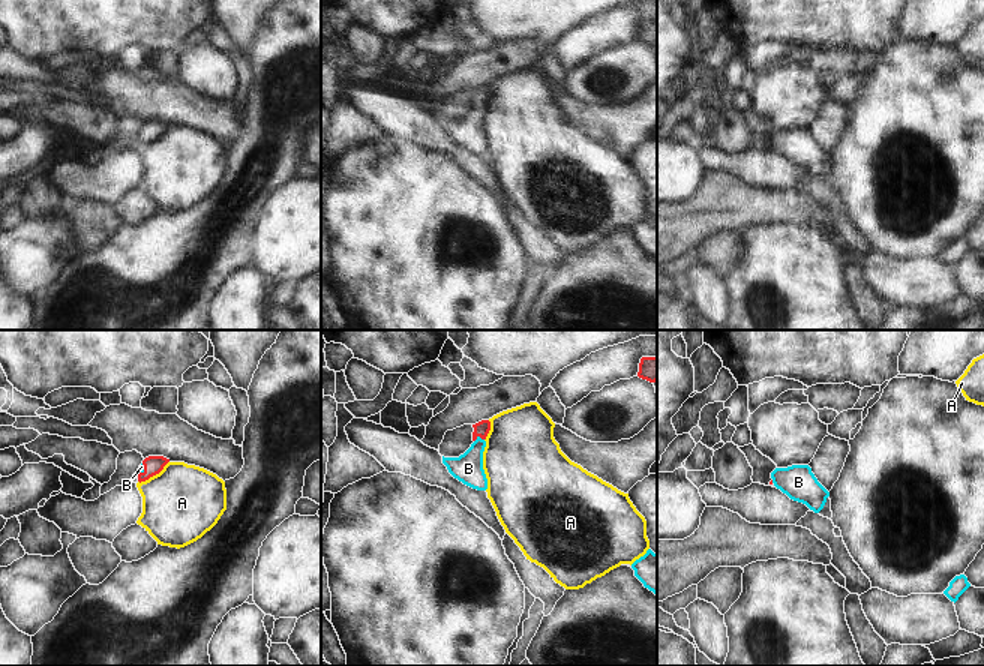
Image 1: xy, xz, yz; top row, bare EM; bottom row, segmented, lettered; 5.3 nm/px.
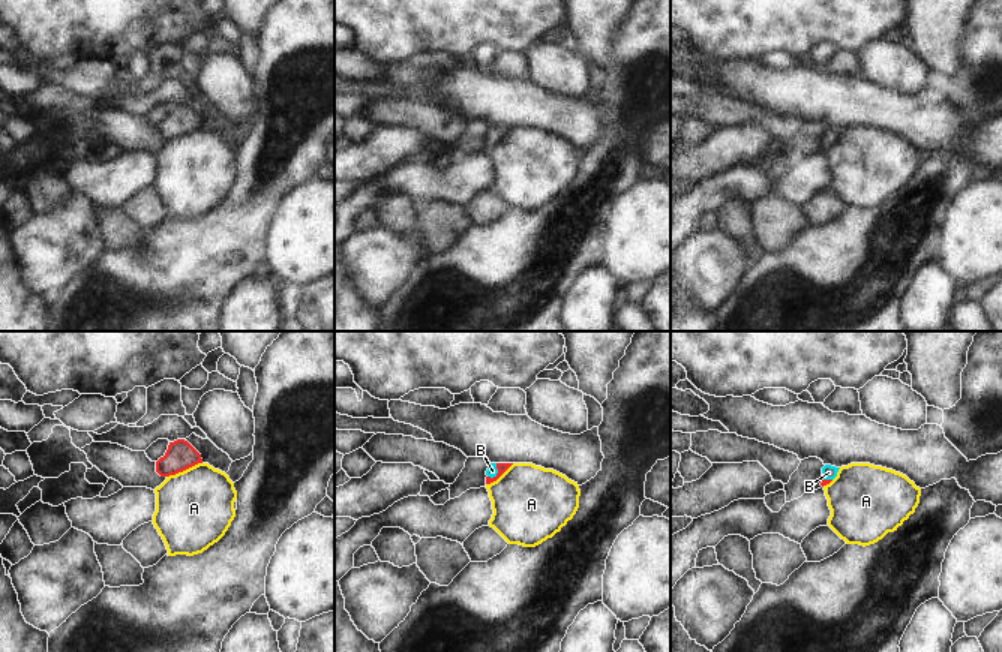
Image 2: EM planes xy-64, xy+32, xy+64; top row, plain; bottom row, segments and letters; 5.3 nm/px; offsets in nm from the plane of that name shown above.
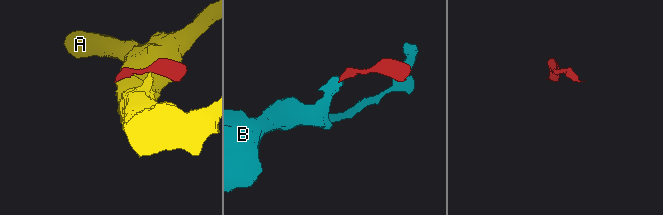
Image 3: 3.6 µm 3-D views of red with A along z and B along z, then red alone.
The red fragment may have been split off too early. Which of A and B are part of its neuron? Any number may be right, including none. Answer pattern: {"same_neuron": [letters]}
{"same_neuron": ["B"]}

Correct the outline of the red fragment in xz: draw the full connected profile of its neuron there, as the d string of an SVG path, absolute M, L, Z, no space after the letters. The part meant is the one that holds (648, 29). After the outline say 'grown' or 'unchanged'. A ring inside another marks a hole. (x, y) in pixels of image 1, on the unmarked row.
M642 21L638 40L650 46L657 45L657 21Z; unchanged

